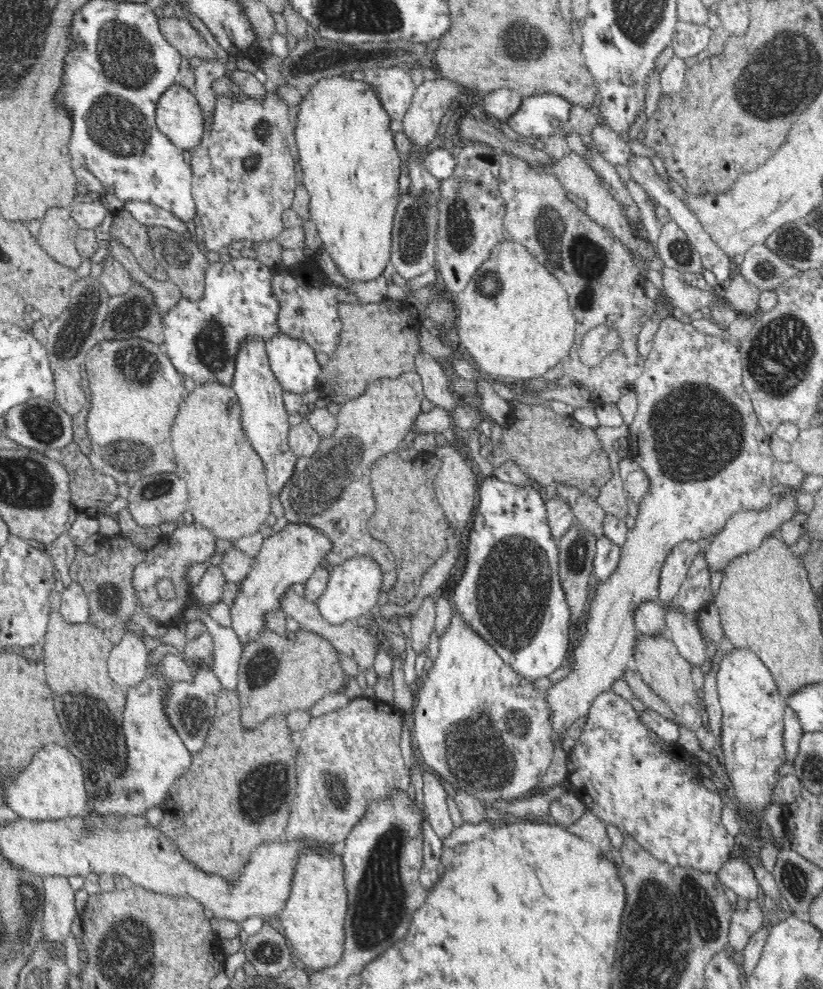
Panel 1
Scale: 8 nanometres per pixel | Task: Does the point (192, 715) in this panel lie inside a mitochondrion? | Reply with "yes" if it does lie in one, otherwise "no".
yes

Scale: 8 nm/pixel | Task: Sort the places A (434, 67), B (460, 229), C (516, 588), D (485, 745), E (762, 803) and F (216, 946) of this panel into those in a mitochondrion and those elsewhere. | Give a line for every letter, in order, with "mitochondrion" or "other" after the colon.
A: other
B: mitochondrion
C: mitochondrion
D: mitochondrion
E: other
F: other

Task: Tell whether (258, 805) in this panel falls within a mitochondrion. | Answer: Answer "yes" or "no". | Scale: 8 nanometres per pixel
yes

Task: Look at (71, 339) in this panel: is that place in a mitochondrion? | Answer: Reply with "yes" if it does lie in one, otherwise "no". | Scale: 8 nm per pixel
yes

